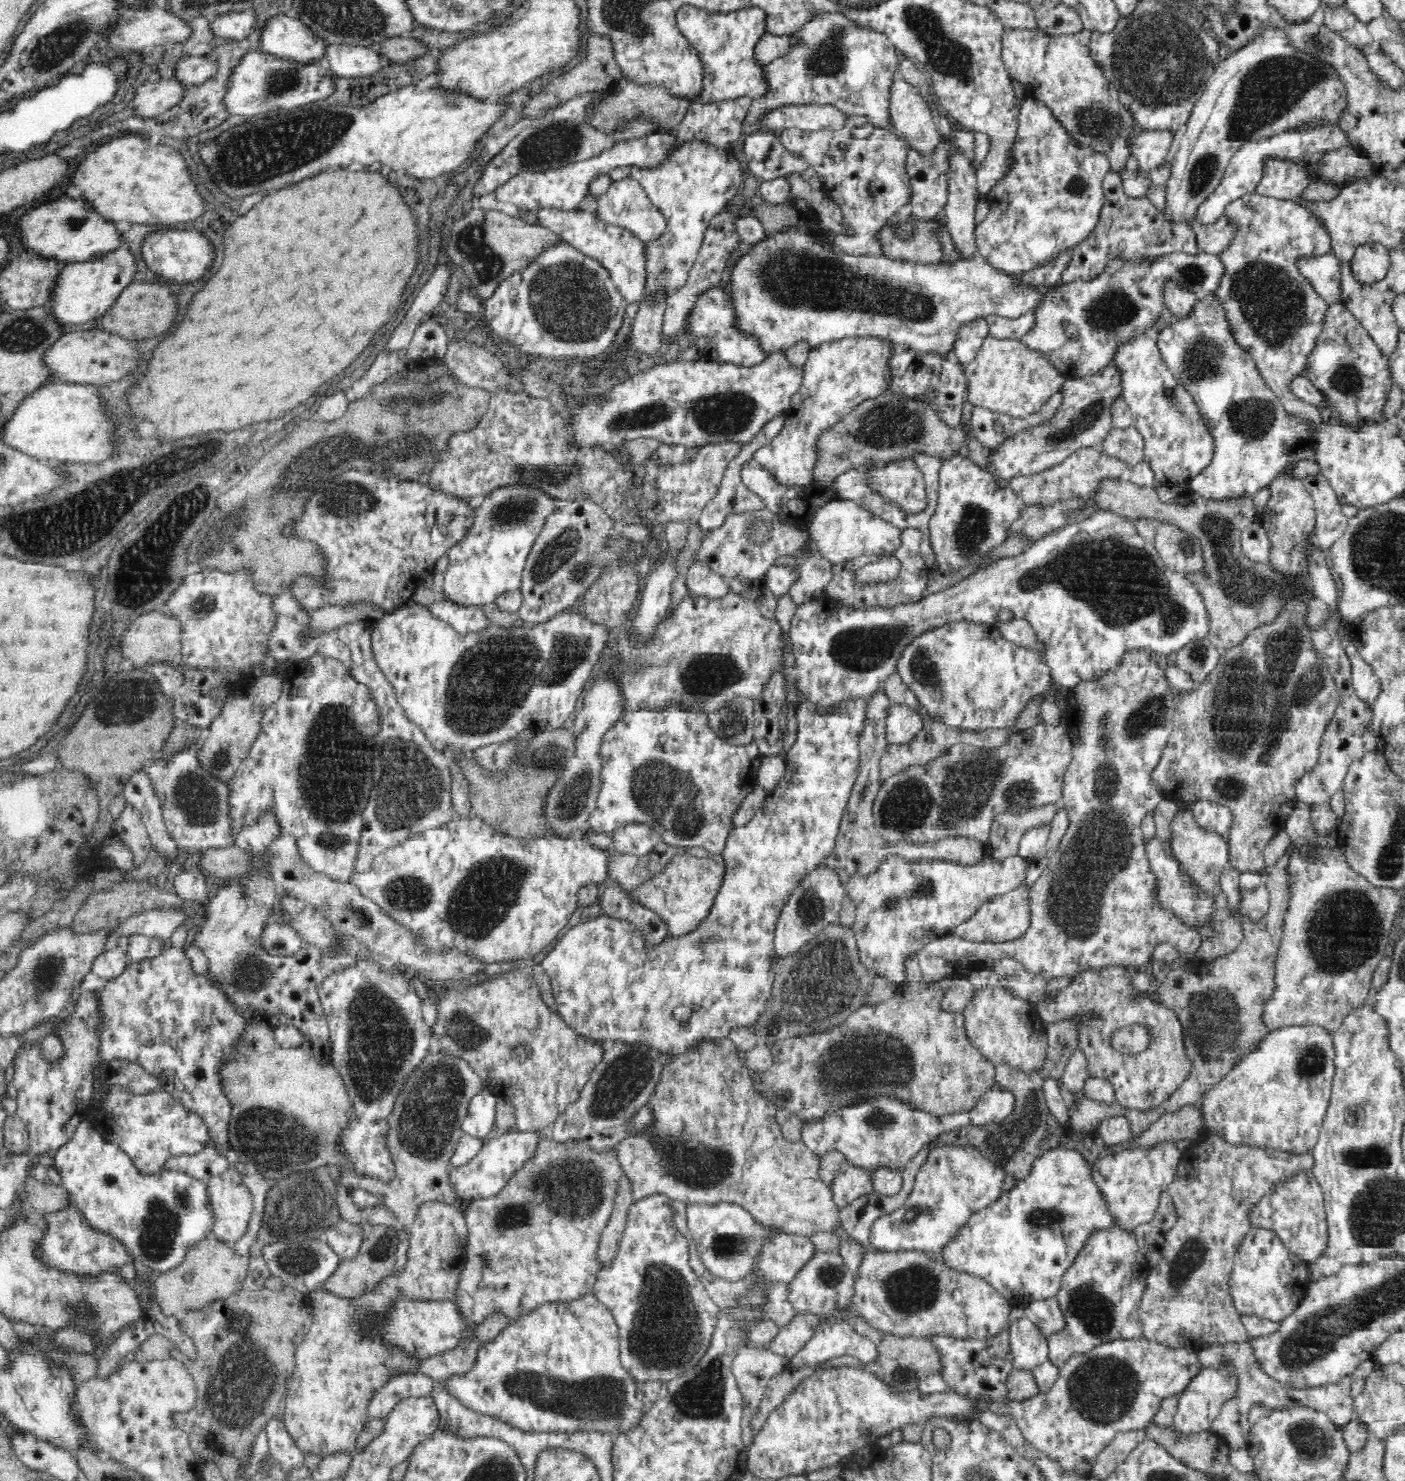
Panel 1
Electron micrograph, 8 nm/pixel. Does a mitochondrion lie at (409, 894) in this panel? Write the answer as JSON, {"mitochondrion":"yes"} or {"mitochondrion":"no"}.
{"mitochondrion":"yes"}

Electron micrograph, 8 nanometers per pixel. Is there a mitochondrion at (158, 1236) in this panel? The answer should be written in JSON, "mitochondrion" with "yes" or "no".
{"mitochondrion":"yes"}

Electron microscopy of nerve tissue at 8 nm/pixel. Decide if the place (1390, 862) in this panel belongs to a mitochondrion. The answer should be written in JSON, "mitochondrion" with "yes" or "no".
{"mitochondrion":"yes"}

